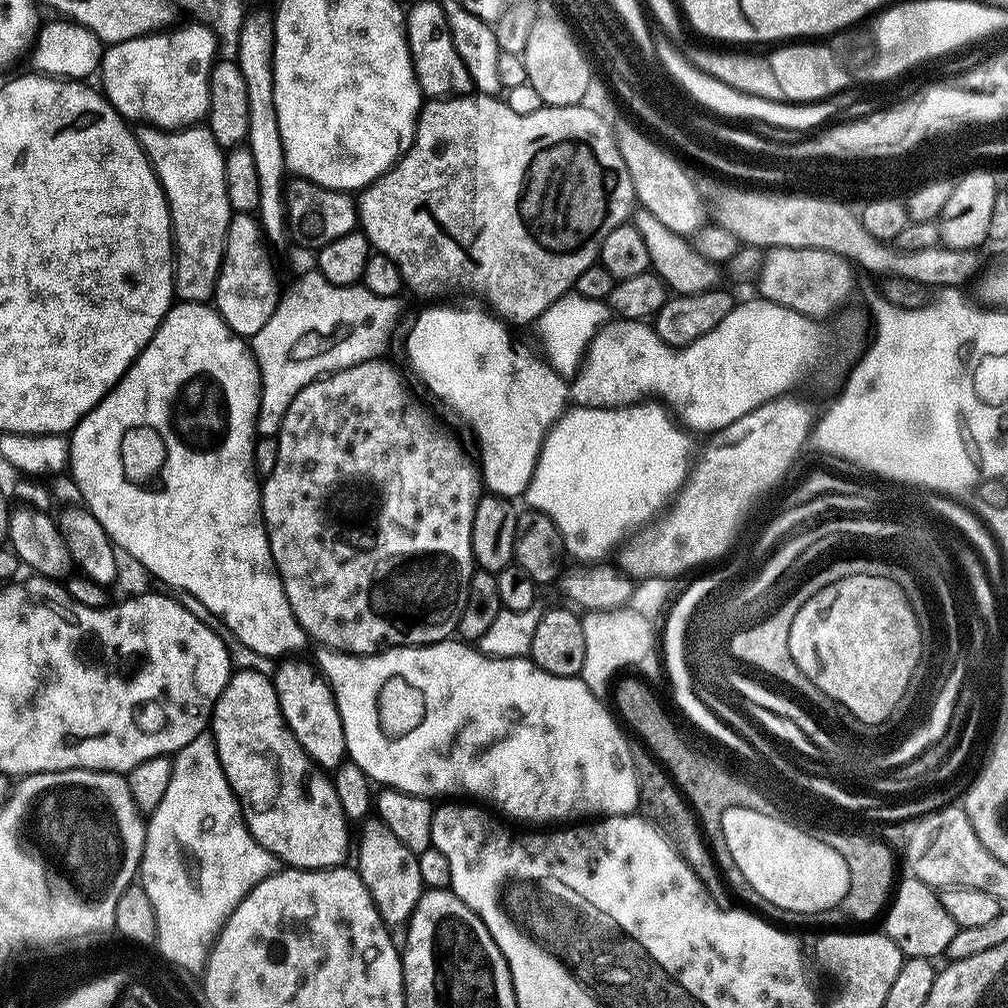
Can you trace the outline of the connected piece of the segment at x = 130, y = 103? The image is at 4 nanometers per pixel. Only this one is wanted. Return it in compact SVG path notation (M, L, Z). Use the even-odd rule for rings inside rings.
M188 22L185 28L173 27L151 36L139 36L126 42L109 44L103 49L98 77L104 83L103 95L109 104L124 117L125 121L144 120L145 125L165 130L179 130L196 126L208 114L208 79L217 59L216 36L206 25Z

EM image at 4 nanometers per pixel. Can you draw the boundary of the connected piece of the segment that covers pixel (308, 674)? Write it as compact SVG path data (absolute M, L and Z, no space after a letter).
M287 659L284 662L286 664L281 668L279 665L274 672L276 693L284 720L313 764L324 770L335 770L346 760L342 718L338 714L336 700L332 697L327 681L313 667L311 669L294 660Z

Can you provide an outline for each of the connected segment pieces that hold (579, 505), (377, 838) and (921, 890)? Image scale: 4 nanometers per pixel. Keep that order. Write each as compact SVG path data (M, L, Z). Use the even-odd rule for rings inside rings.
M641 402L623 408L573 407L571 410L565 411L564 415L561 416L560 419L553 424L551 430L548 431L548 436L544 439L544 445L540 451L540 457L536 463L534 474L530 478L528 489L524 491L522 497L523 503L528 503L525 505L527 505L531 511L539 512L541 516L551 520L552 525L560 531L562 548L567 555L569 552L576 560L588 560L584 562L603 561L600 559L602 559L603 556L610 555L612 547L614 547L631 528L636 528L639 524L646 523L651 516L657 515L656 517L659 517L661 513L665 511L669 501L671 501L684 487L685 481L690 475L690 462L688 464L688 459L692 456L692 440L687 434L689 435L689 433L670 415L669 409L656 402Z
M368 818L359 825L360 828L360 865L358 871L378 914L389 929L407 925L412 919L412 912L418 906L426 889L422 874L418 874L417 853L411 852L379 818Z
M905 875L904 881L901 879L895 885L894 895L891 897L890 903L887 905L886 911L883 913L884 928L883 935L889 936L894 942L894 946L898 946L898 950L907 958L926 958L932 960L936 956L943 957L948 951L950 942L954 942L954 934L956 933L956 923L954 918L950 918L950 914L946 914L946 908L942 906L937 889L931 888L926 882L922 882L917 876Z

